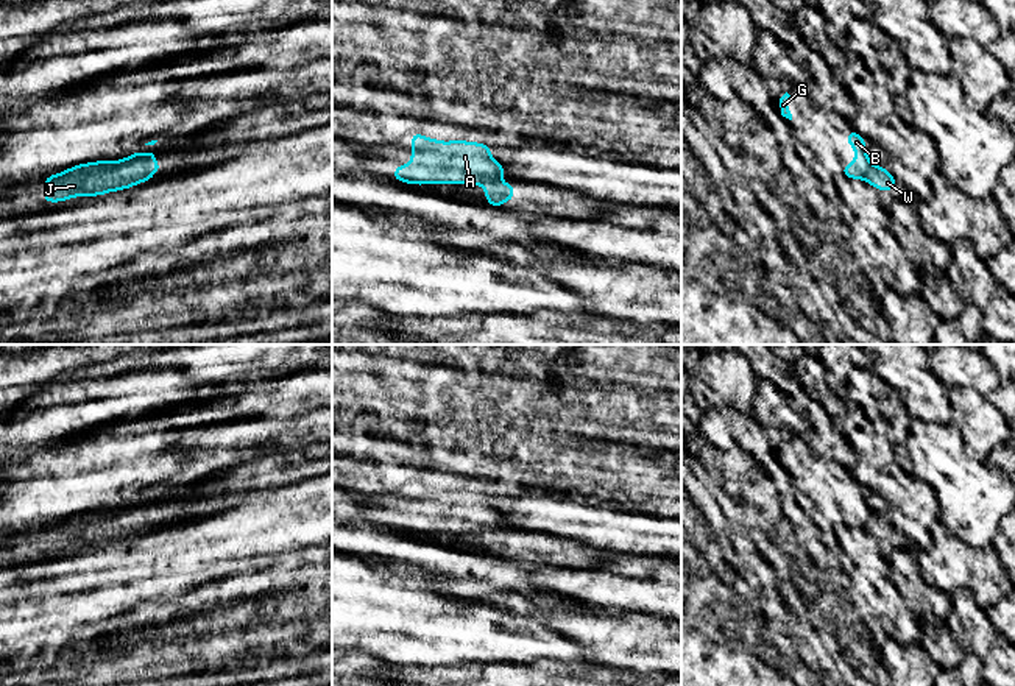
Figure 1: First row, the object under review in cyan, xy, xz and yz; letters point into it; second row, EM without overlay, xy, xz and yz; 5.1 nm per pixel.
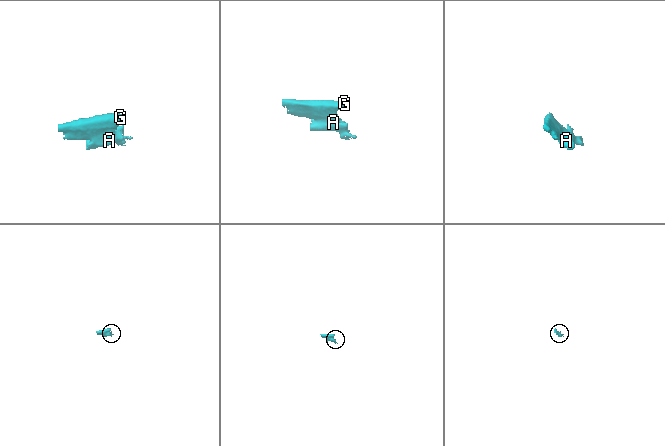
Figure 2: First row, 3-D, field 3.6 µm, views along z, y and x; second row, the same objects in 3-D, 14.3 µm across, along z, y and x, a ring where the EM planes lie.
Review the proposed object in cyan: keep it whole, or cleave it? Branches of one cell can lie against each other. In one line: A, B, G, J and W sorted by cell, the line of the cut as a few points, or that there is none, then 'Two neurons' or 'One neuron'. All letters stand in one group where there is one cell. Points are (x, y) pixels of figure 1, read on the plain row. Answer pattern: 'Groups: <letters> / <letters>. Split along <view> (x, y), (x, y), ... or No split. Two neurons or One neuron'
Groups: A B G J / W. Split along xz (499, 527), (482, 533). Two neurons

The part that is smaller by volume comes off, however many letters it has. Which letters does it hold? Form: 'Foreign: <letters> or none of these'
Foreign: W

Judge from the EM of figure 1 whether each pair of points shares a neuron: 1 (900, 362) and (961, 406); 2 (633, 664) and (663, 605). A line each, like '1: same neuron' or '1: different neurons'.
1: different neurons
2: different neurons

